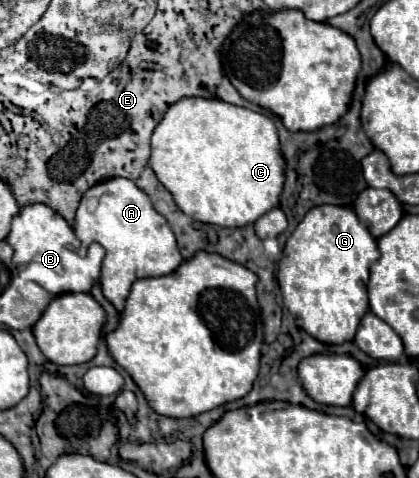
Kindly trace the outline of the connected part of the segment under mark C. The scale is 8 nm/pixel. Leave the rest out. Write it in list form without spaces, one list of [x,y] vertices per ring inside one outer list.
[[[184,97],[168,107],[151,137],[150,168],[194,221],[244,227],[278,205],[284,157],[272,119],[220,99]]]

